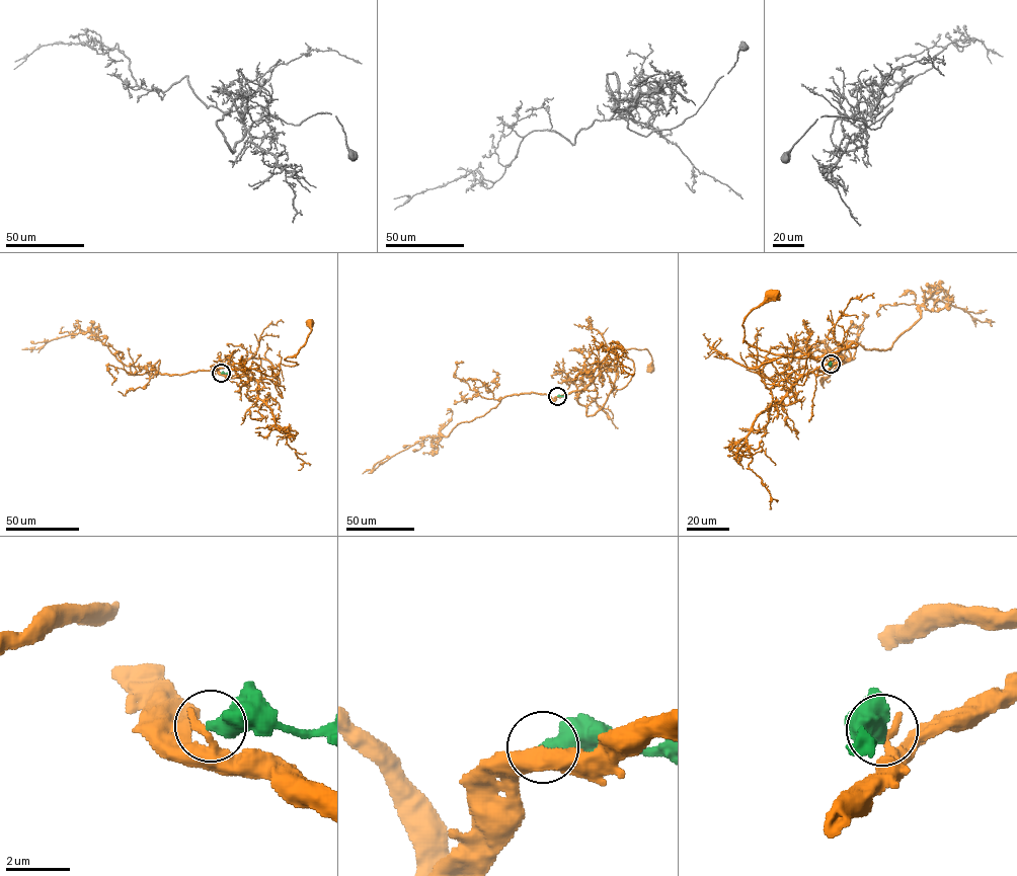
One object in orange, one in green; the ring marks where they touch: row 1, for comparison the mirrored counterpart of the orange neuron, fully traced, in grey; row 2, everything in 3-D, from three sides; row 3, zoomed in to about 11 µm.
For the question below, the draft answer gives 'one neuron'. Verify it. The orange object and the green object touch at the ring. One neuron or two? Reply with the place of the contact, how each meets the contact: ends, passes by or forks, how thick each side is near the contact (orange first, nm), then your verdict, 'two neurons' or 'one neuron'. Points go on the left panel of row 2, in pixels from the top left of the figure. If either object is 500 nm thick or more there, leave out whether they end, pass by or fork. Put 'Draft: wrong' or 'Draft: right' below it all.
place (221, 373); calibres 440 and 500 nm; two neurons
Draft: wrong

